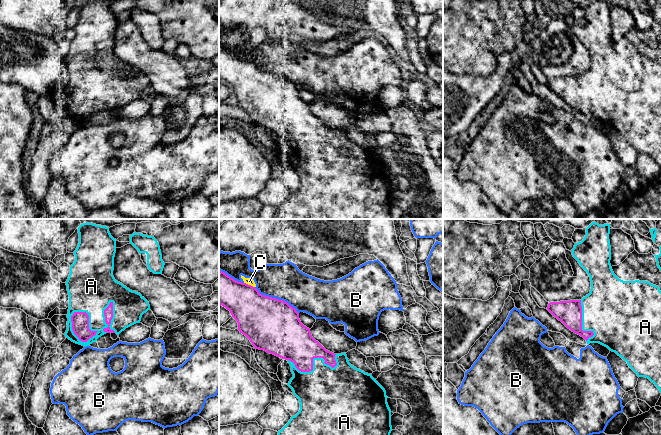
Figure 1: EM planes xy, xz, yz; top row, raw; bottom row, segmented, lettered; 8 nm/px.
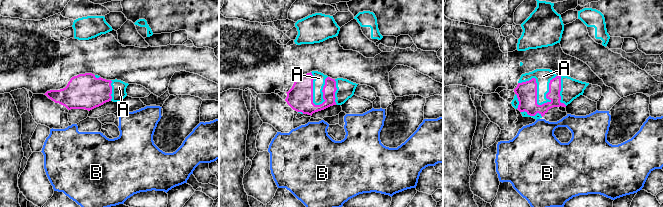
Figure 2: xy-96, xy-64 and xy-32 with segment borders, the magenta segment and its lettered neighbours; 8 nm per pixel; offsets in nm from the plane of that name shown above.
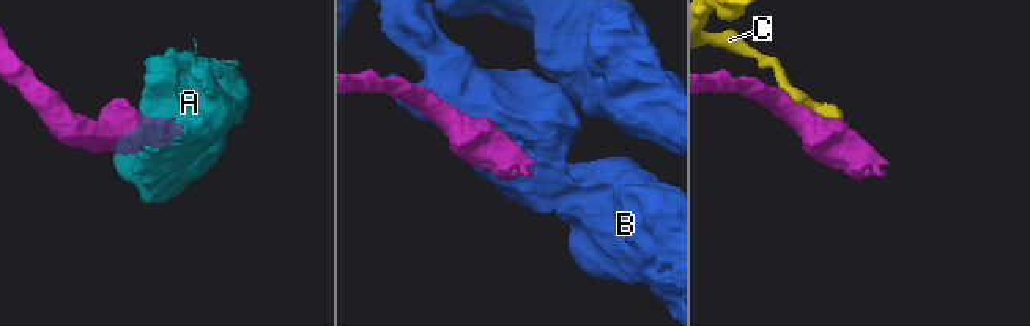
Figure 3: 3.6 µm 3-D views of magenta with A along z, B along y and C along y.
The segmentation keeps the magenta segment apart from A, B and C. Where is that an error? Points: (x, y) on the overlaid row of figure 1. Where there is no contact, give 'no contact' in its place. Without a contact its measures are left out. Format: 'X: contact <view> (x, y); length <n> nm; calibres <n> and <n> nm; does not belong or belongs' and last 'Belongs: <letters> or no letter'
A: contact xy (72, 329); length 280 nm; calibres 140 and 190 nm; belongs
B: contact xz (277, 299); length 420 nm; calibres 420 and 300 nm; does not belong
C: contact xz (249, 285); length 100 nm; calibres 340 and 60 nm; does not belong
Belongs: A

